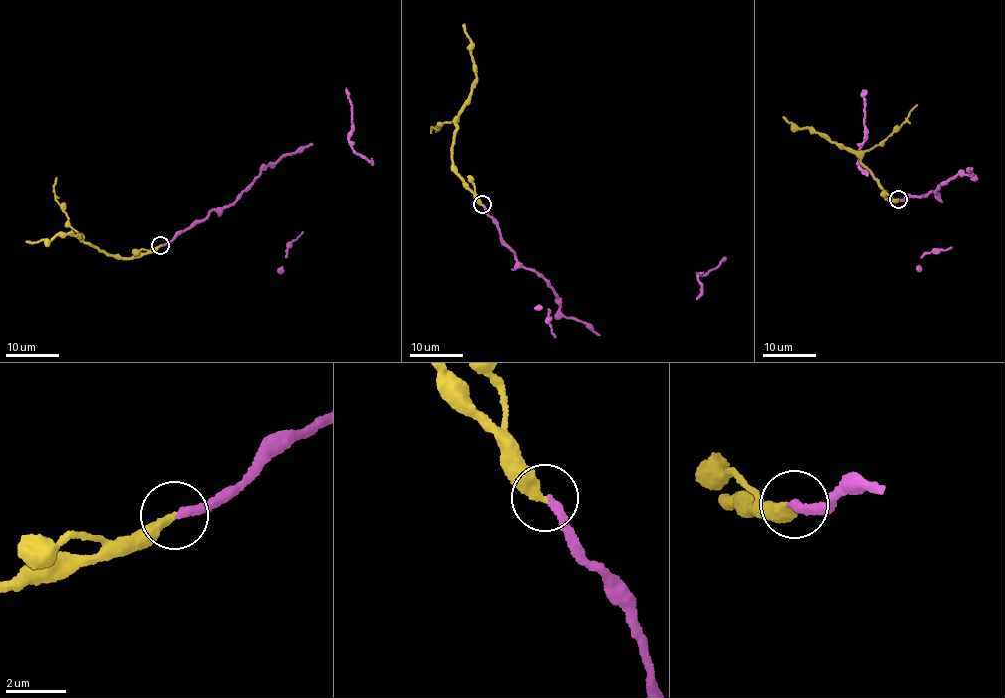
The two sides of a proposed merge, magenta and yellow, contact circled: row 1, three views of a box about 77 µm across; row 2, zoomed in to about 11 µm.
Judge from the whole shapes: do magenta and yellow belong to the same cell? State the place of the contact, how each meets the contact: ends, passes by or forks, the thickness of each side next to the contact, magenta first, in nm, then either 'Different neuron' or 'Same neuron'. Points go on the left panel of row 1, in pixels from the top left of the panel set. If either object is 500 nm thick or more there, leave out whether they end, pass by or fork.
Place: (160, 245). At the ring magenta ends. At the ring yellow ends. Thickness 280 nm (magenta) against 380 nm. Same neuron

